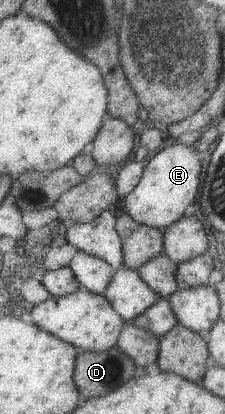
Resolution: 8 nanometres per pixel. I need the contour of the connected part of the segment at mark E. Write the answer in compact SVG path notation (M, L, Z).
M175 142L167 148L159 149L145 164L135 188L123 197L123 210L136 223L163 231L182 217L189 204L193 204L199 188L201 164L192 148Z

